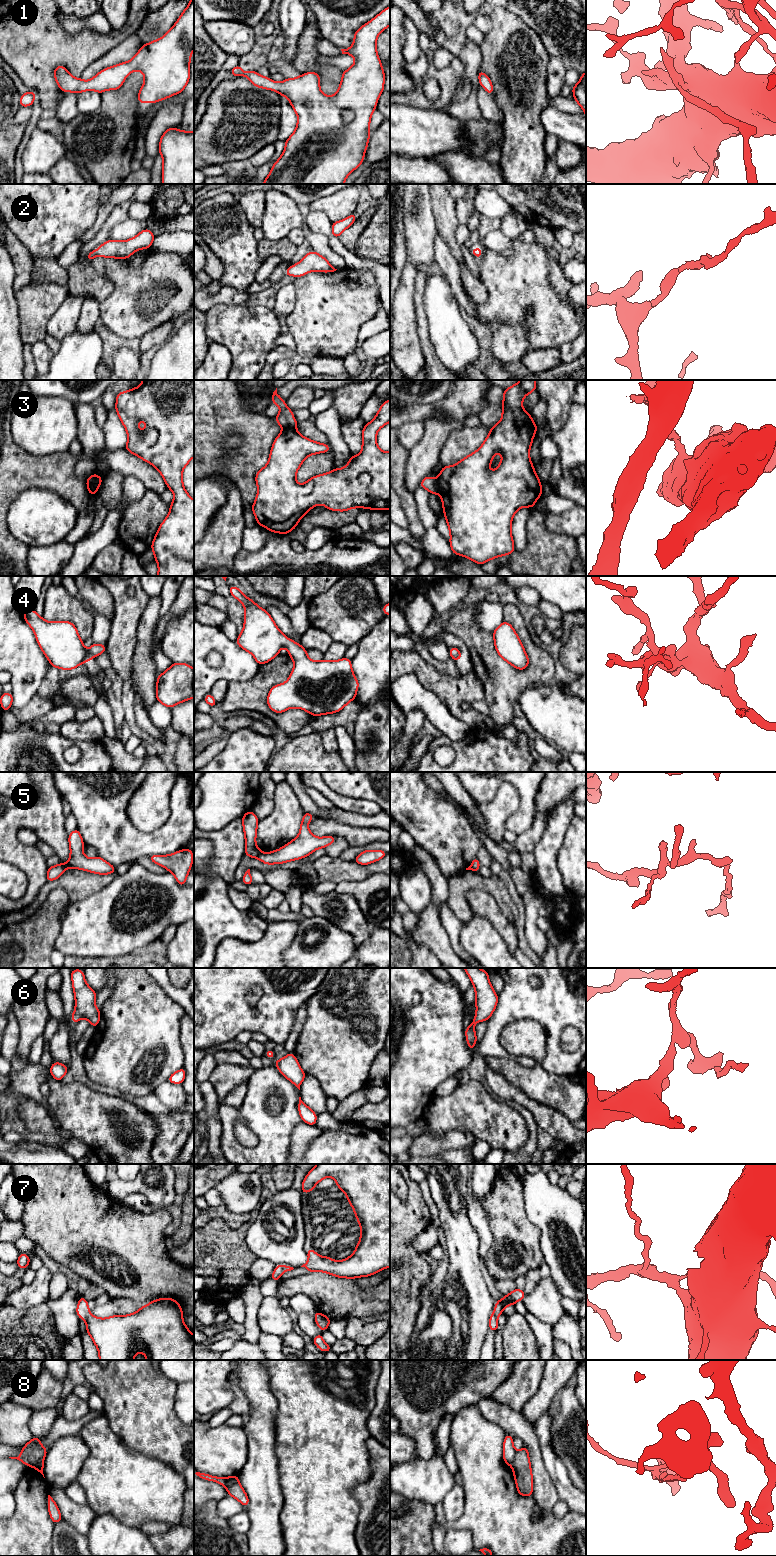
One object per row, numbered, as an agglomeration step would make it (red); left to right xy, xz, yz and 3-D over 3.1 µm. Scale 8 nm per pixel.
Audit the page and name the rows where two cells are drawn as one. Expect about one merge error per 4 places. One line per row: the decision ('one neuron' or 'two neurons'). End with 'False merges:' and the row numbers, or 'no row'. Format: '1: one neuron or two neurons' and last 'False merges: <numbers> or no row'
1: one neuron
2: one neuron
3: two neurons
4: one neuron
5: two neurons
6: one neuron
7: one neuron
8: one neuron
False merges: 3, 5

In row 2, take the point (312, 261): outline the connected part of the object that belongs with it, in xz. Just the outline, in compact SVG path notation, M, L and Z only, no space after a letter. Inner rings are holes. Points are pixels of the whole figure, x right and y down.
M312 250L296 265L292 264L292 266L286 270L284 276L302 277L311 271L328 273L336 270L337 269L335 269L325 257Z

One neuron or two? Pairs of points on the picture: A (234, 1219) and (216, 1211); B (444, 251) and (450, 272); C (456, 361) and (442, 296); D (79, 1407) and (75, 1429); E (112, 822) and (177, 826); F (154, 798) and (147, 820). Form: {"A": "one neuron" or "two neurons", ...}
{"A": "one neuron", "B": "one neuron", "C": "one neuron", "D": "two neurons", "E": "one neuron", "F": "one neuron"}

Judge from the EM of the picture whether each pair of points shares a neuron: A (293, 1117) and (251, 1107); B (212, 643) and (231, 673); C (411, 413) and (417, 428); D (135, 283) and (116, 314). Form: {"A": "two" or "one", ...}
{"A": "one", "B": "one", "C": "two", "D": "one"}

